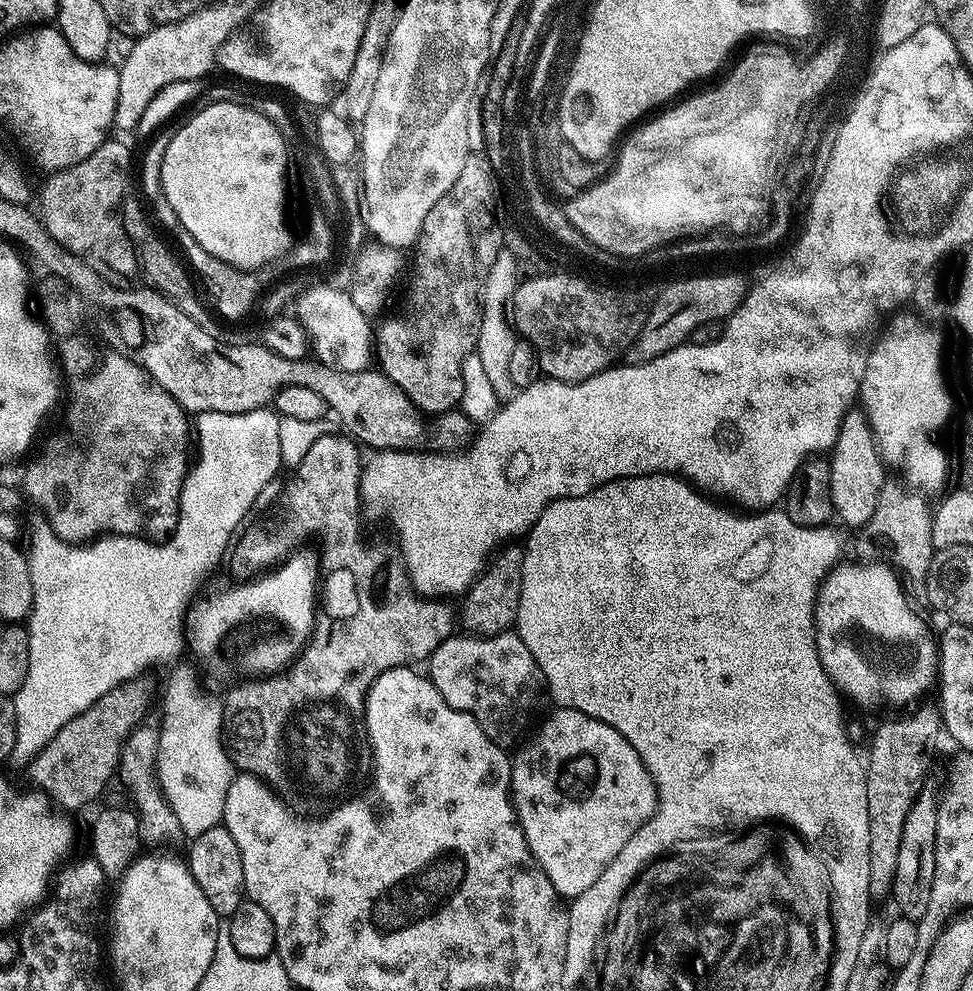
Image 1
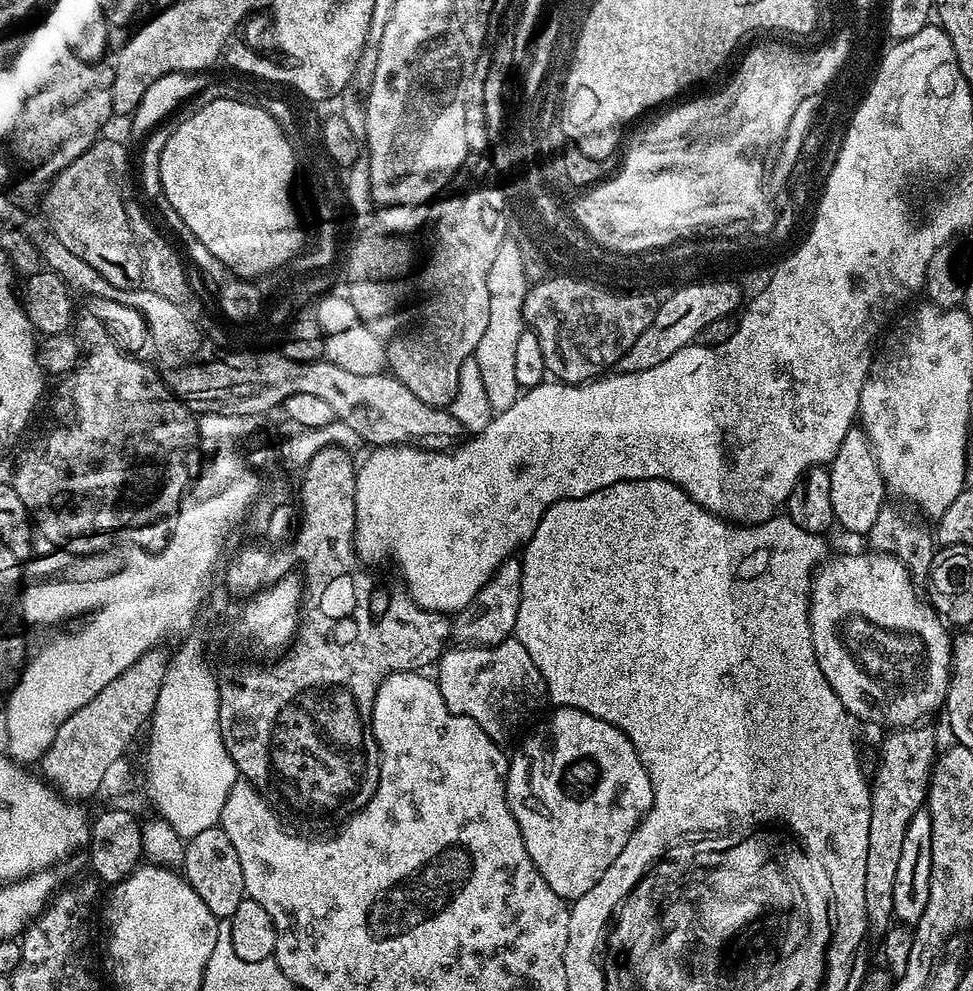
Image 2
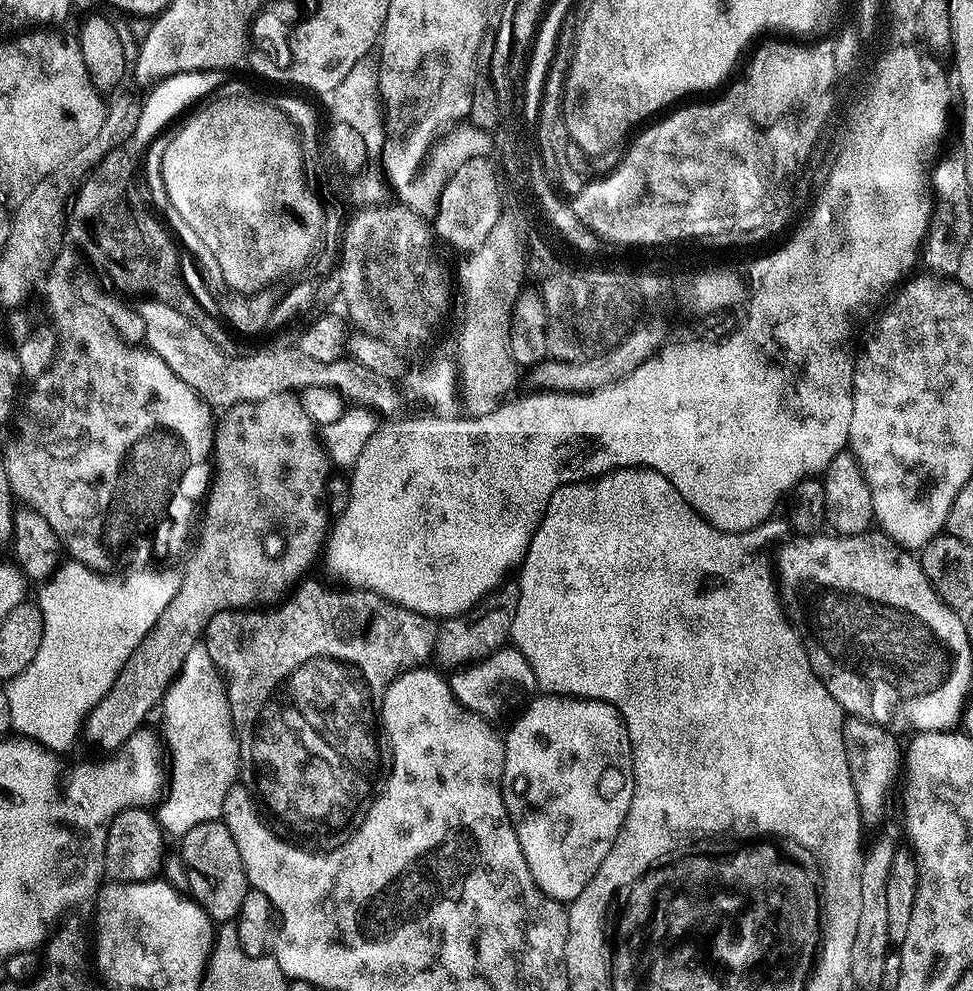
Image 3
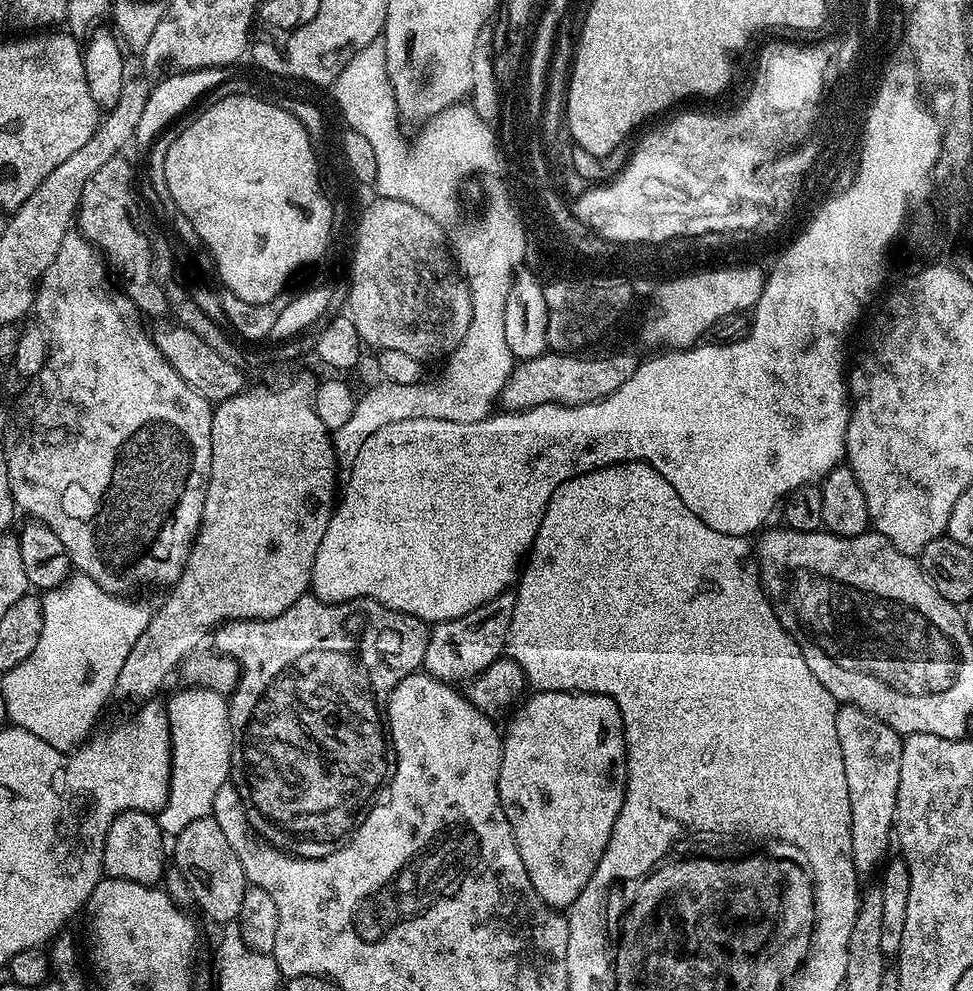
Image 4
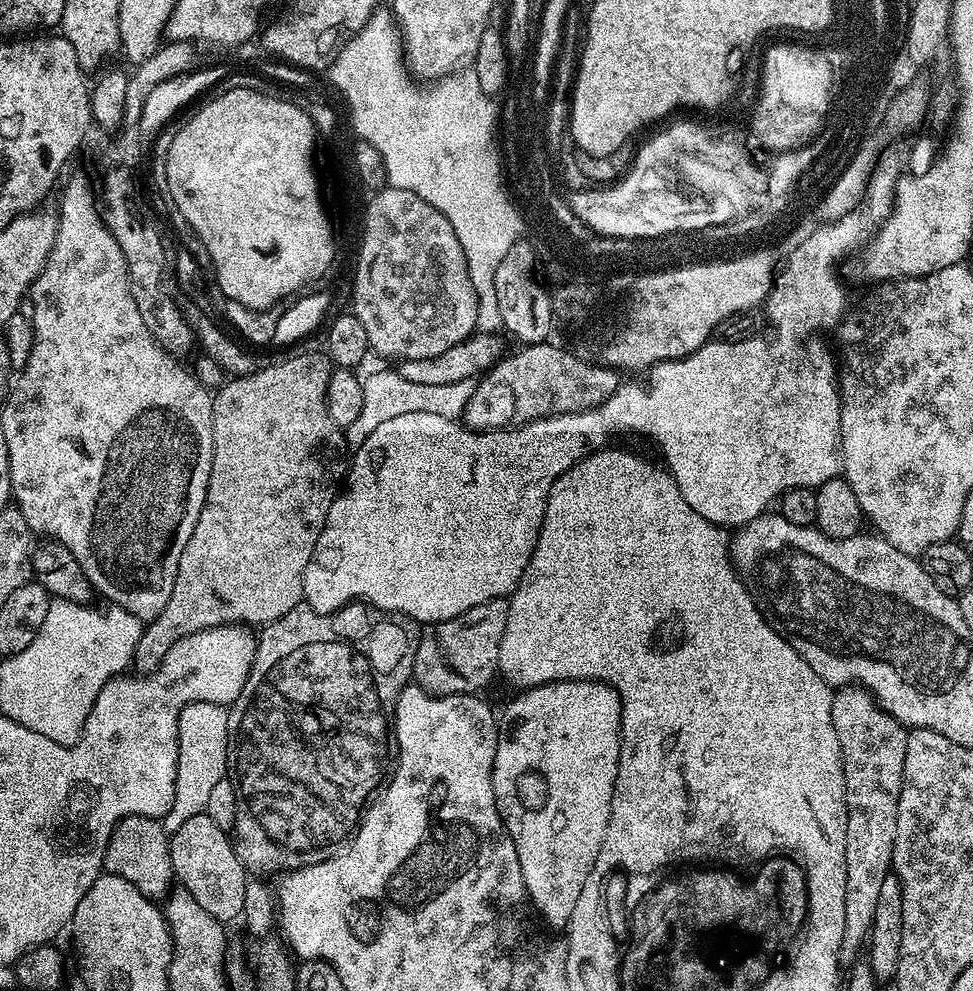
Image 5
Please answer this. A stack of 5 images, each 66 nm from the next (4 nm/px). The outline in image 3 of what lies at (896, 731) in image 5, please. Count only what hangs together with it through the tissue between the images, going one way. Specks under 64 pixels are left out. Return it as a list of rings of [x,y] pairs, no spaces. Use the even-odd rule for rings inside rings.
[[[848,718],[844,721],[846,762],[850,766],[850,778],[854,782],[854,794],[858,794],[860,818],[865,825],[872,824],[884,810],[888,790],[896,778],[901,751],[896,746],[897,737],[869,720]],[[900,756],[900,758],[899,758]]]

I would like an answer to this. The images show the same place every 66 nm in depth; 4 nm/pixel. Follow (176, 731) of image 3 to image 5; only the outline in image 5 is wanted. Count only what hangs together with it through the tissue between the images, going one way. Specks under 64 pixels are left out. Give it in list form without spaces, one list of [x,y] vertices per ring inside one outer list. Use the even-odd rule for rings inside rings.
[[[192,703],[183,708],[179,715],[179,764],[178,774],[175,778],[175,796],[172,808],[162,818],[165,832],[171,834],[178,831],[189,818],[194,818],[203,812],[210,798],[211,789],[215,783],[225,779],[226,762],[230,760],[230,737],[228,735],[227,709],[216,703]]]

